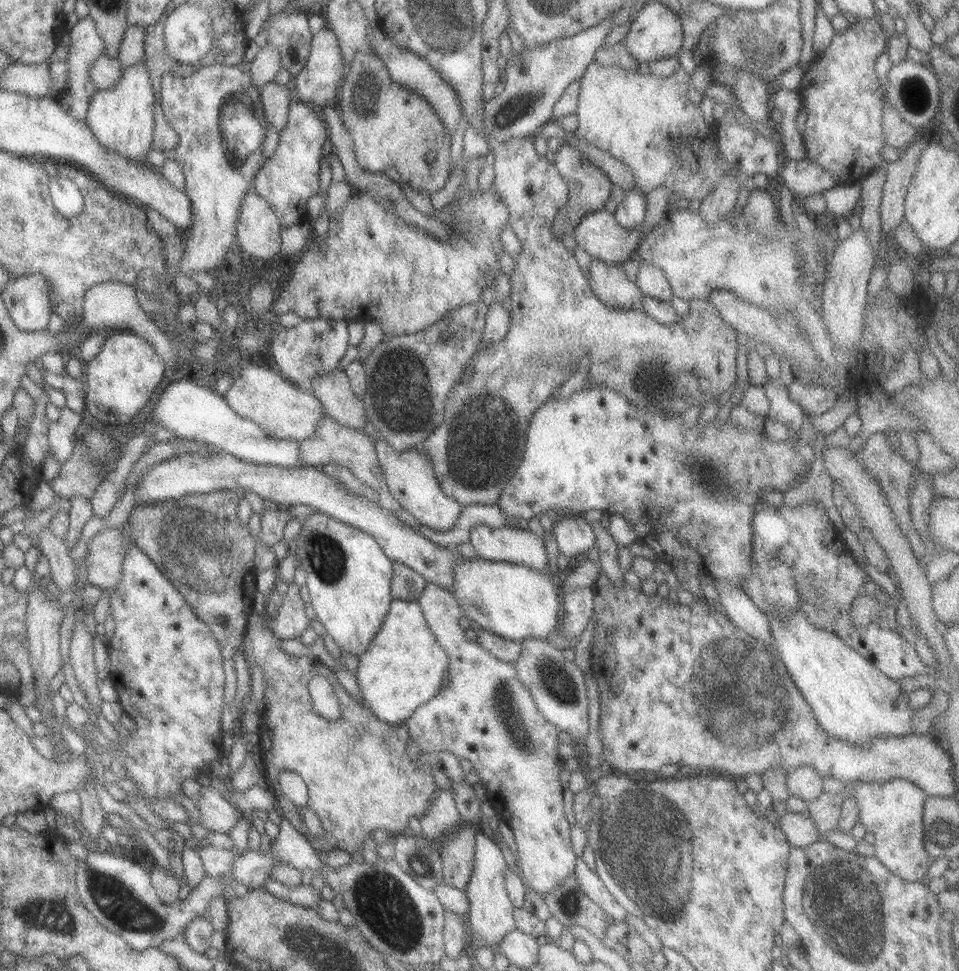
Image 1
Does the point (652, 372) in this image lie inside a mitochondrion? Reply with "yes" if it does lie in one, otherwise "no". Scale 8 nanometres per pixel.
yes

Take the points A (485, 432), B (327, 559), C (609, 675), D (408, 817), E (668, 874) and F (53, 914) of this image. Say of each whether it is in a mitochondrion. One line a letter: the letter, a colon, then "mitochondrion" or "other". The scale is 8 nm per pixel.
A: mitochondrion
B: mitochondrion
C: other
D: other
E: mitochondrion
F: mitochondrion

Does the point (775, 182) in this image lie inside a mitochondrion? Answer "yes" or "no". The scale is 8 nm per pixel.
no

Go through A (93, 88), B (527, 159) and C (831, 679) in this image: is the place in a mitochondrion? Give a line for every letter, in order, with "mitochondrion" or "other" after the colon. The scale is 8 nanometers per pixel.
A: other
B: other
C: other

